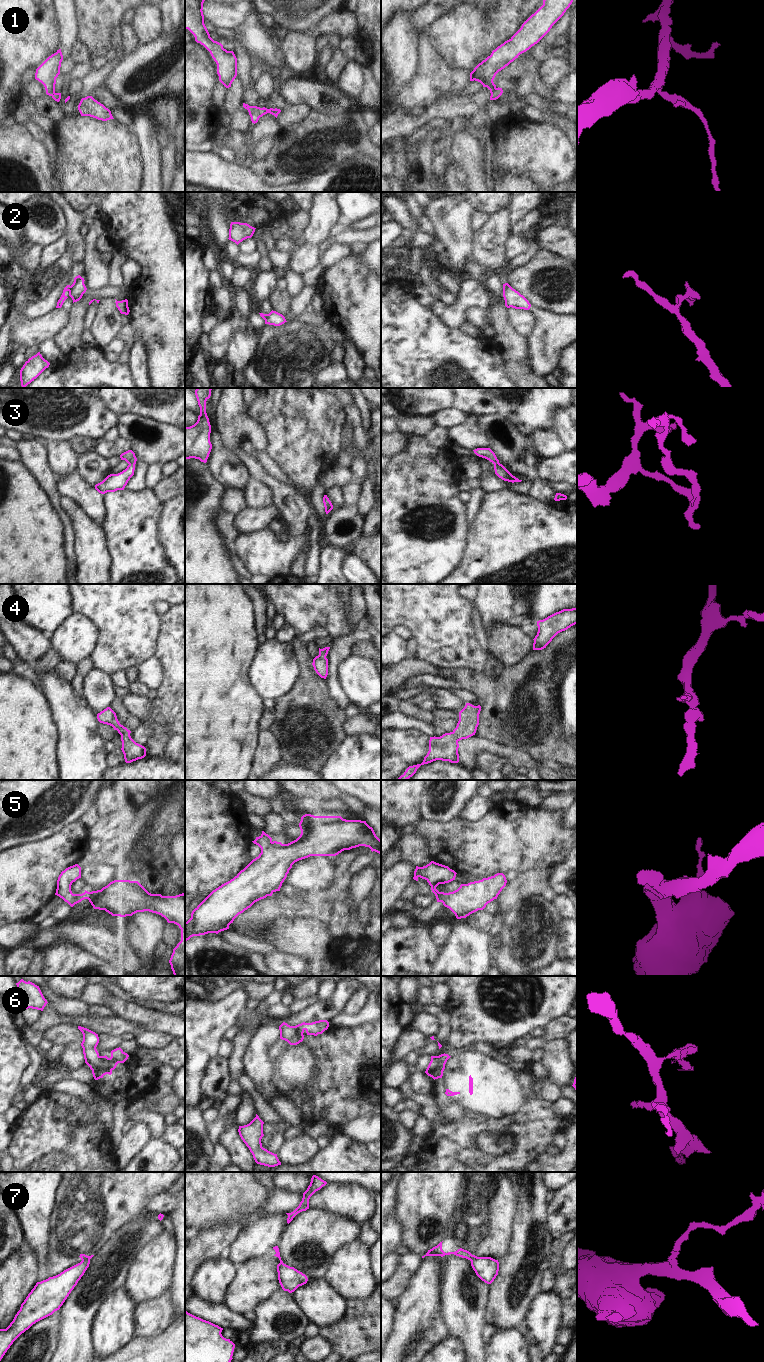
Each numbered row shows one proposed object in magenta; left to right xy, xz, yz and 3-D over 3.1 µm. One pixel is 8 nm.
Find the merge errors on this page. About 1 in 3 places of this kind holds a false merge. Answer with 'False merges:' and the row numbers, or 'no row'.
False merges: 2, 7

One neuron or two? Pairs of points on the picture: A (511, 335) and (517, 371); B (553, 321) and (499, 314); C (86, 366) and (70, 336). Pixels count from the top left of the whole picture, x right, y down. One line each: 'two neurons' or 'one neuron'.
A: one neuron
B: two neurons
C: two neurons

